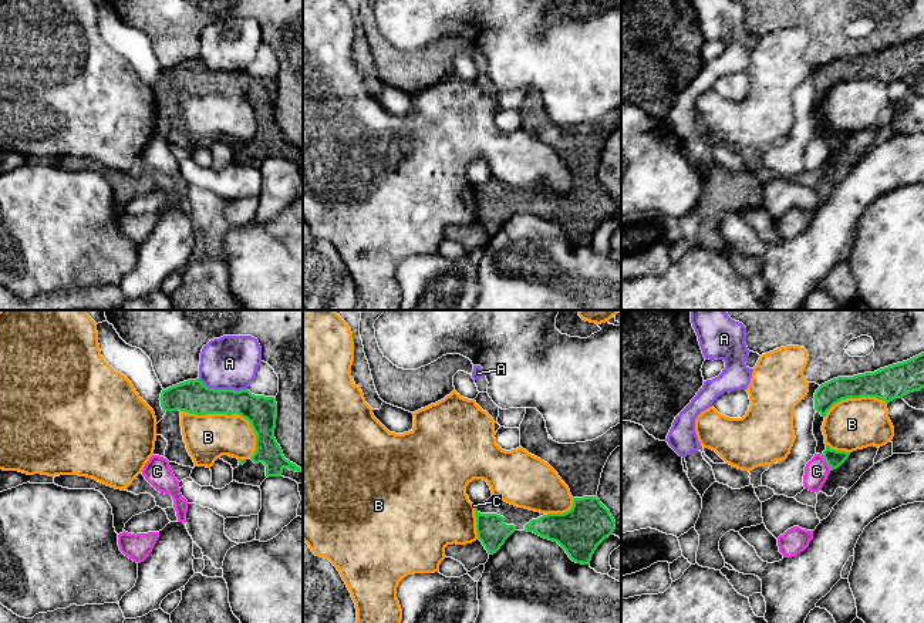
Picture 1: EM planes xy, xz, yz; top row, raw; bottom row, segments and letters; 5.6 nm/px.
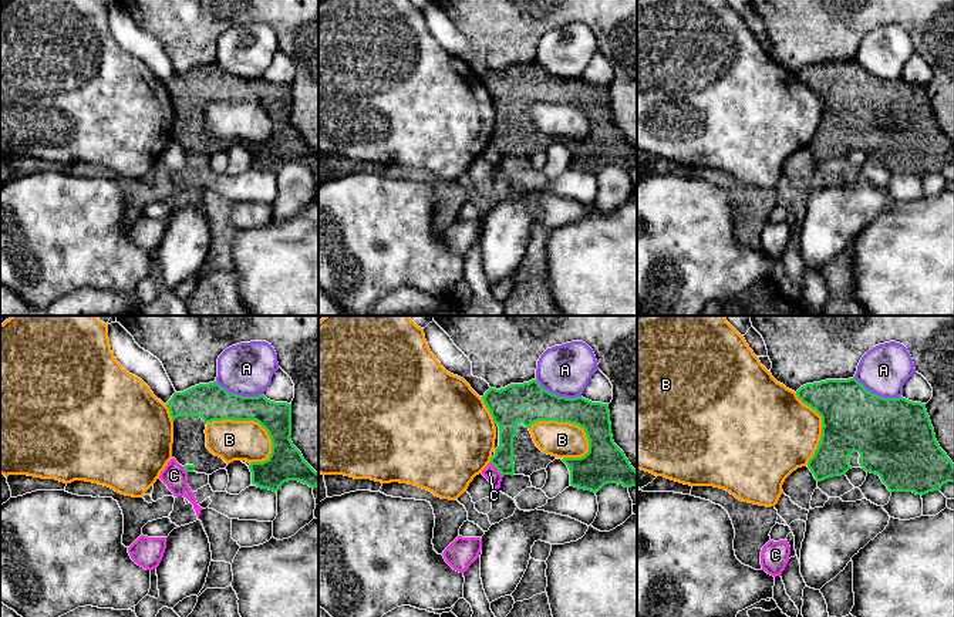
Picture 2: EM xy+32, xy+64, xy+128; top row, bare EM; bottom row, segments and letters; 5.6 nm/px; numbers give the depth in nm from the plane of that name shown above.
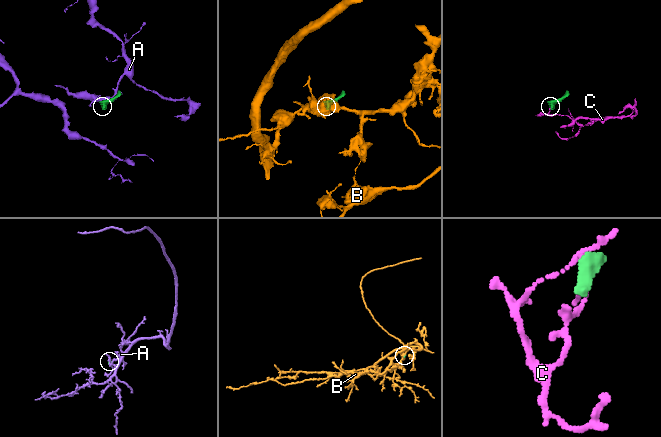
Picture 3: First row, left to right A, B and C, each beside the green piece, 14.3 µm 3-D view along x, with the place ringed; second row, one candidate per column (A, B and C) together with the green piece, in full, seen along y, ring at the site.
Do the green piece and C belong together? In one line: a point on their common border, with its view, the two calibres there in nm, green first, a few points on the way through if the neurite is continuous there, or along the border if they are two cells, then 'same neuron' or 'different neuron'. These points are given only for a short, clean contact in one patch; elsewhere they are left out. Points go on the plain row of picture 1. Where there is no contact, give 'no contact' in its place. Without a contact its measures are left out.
meets green in yz at (826, 142); 100 nm thick on the green side, 140 nm on the other; border along yz (822, 135), (832, 151); different neuron

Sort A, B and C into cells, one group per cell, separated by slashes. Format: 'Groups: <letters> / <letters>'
Groups: A / B / C

